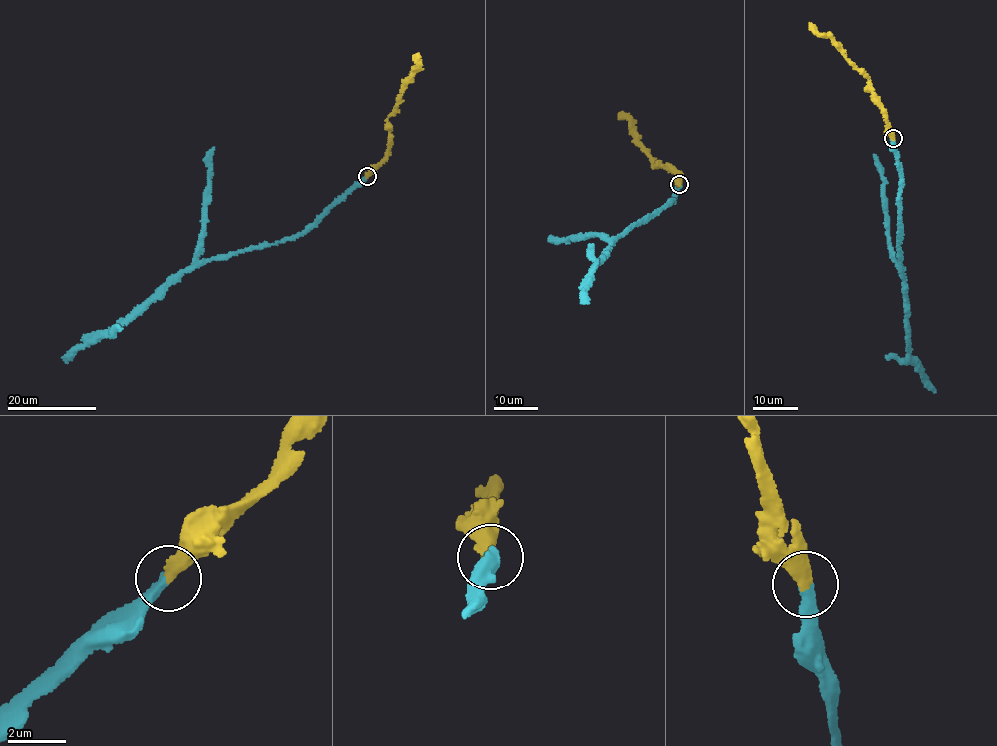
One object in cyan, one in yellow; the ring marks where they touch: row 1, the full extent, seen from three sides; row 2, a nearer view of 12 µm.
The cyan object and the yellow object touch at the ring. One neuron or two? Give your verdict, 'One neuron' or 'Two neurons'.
One neuron

